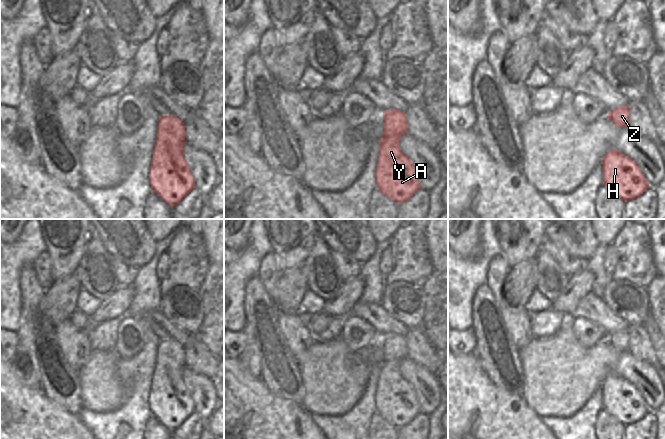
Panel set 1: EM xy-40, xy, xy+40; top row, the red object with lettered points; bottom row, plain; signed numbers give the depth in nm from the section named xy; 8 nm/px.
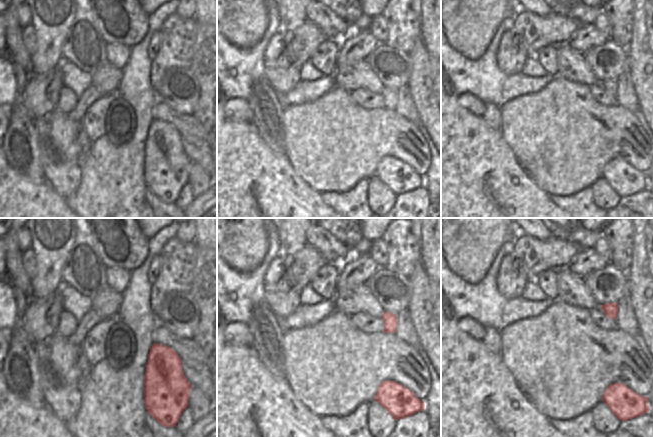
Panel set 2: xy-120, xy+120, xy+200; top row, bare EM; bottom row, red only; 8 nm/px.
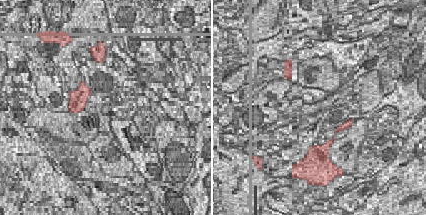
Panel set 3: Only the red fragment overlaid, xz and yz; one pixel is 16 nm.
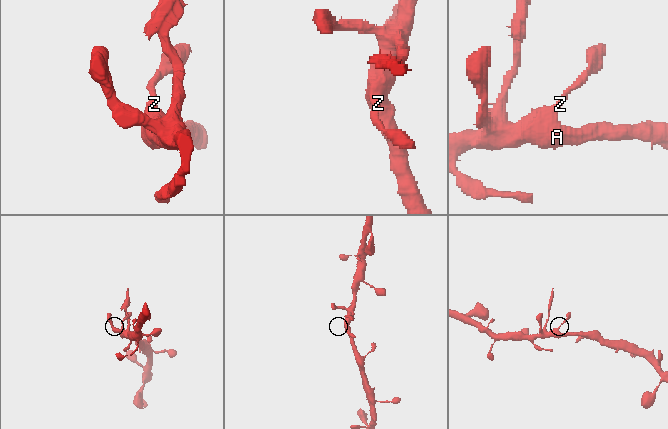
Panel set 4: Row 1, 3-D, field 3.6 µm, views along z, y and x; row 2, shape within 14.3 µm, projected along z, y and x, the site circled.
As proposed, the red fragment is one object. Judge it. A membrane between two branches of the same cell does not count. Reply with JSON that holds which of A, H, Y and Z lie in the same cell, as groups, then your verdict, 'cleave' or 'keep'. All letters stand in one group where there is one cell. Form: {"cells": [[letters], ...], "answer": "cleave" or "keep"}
{"cells": [["A", "H", "Y", "Z"]], "answer": "keep"}

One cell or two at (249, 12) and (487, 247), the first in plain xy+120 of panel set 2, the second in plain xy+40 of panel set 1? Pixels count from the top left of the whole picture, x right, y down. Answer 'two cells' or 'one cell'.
two cells

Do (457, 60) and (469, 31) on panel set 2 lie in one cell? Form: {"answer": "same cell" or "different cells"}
{"answer": "different cells"}

